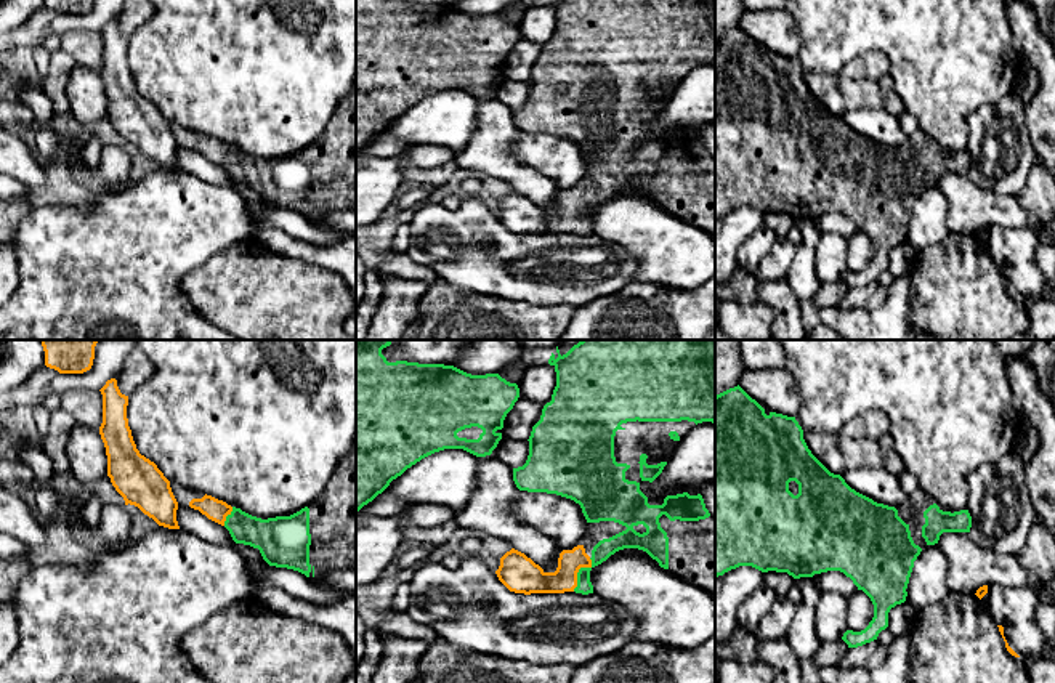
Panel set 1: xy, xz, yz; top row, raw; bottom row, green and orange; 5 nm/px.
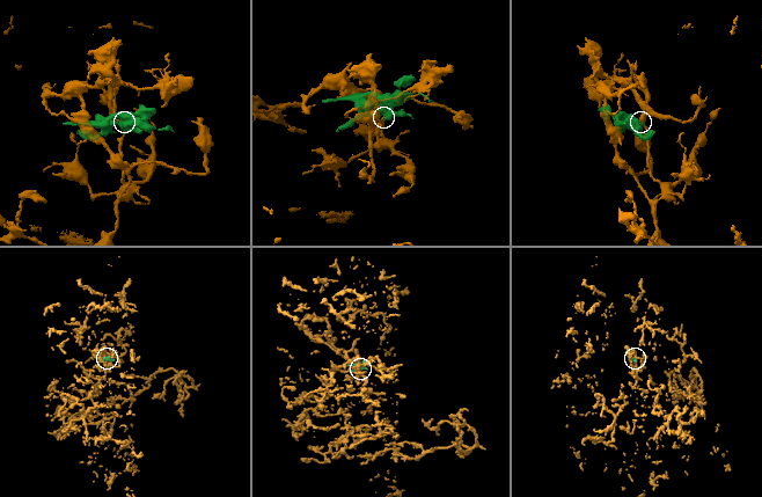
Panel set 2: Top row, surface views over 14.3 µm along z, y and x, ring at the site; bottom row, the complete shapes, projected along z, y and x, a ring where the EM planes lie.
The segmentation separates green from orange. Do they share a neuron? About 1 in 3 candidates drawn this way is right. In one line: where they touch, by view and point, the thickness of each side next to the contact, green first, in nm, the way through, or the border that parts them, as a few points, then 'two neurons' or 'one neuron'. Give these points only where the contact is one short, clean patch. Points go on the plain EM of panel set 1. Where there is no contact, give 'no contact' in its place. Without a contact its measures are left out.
contact xz (579, 212); calibres 90 and 140 nm; way xz (606, 188), (589, 207), (579, 212), (565, 220), (531, 220); one neuron

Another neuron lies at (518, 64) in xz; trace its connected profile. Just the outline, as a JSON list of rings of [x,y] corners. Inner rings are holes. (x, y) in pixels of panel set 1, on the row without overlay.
[[[519,35],[513,50],[503,61],[503,79],[505,80],[529,80],[532,67],[540,61],[542,45],[537,45],[526,37]]]

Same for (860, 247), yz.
[[[856,231],[848,239],[848,271],[864,271],[874,258],[874,245],[871,239],[863,232]]]

